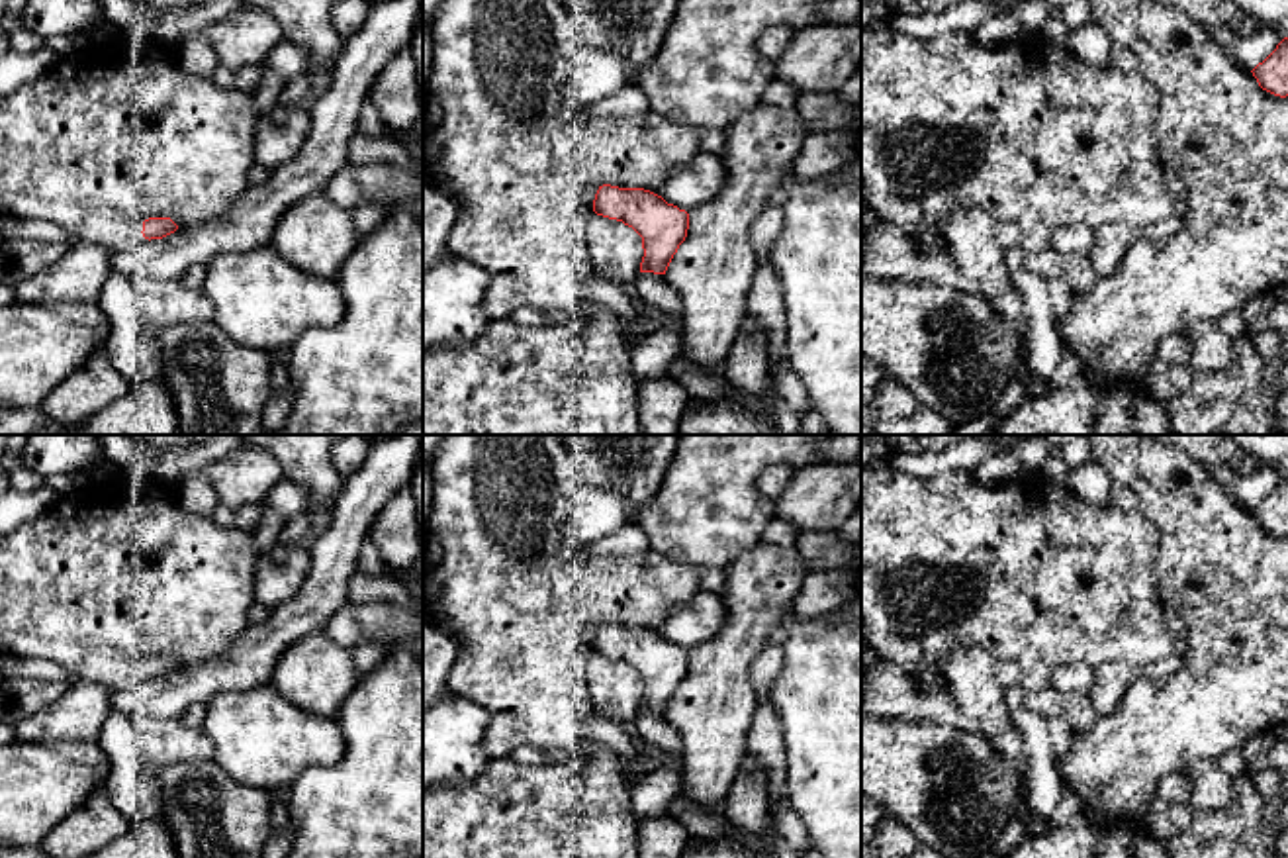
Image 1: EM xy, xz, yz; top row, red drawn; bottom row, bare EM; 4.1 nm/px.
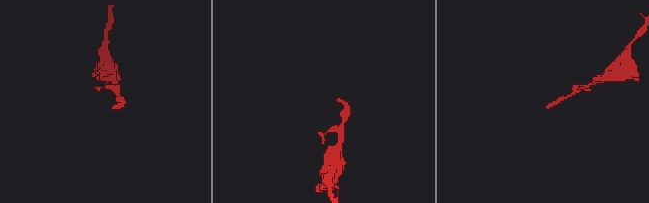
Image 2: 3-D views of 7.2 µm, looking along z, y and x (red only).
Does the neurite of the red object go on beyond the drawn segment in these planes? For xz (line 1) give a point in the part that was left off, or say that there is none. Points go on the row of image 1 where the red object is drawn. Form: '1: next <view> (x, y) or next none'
1: next none

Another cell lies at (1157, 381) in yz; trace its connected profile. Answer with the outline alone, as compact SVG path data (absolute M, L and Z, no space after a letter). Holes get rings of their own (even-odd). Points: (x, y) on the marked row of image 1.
M1157 362L1143 380L1143 388L1151 392L1163 404L1169 404L1174 398L1174 386L1169 376L1169 364Z

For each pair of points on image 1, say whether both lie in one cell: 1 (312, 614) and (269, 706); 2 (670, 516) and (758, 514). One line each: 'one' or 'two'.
1: two
2: one

